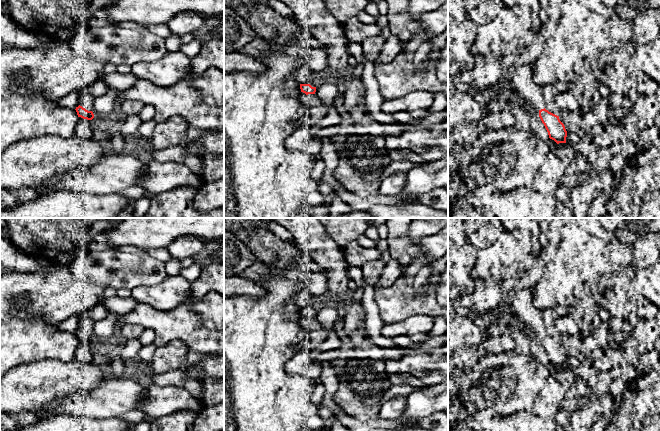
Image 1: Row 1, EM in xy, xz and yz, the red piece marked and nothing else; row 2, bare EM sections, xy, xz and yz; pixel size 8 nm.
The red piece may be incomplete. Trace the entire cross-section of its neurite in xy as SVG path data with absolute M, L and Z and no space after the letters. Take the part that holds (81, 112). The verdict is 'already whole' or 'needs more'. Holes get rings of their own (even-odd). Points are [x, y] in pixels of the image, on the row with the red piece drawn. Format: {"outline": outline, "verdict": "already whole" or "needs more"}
{"outline": "M87 90L79 92L79 106L76 107L78 117L83 119L92 120L94 118L93 103L95 97L93 97Z", "verdict": "needs more"}

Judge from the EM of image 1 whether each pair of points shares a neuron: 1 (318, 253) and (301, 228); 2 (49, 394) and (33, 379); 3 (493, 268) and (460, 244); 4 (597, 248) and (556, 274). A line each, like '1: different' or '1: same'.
1: same
2: same
3: different
4: same

